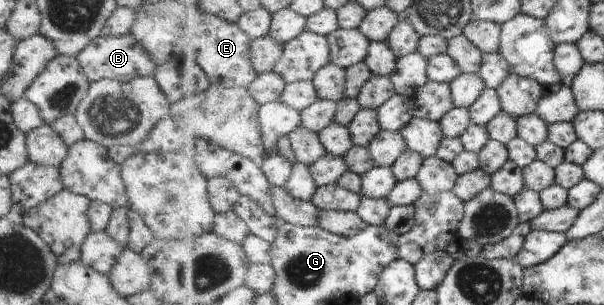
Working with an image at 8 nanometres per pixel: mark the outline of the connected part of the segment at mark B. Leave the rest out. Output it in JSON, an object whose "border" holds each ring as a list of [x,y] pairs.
{"border":[[[132,34],[124,36],[100,36],[94,39],[75,58],[89,82],[99,80],[128,81],[138,77],[154,76],[156,63],[144,49],[141,39]]]}

